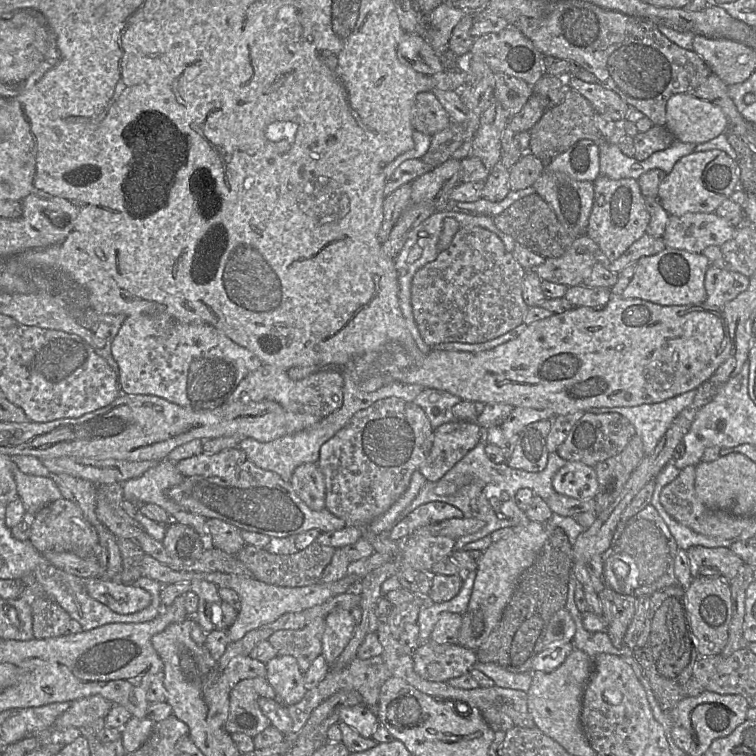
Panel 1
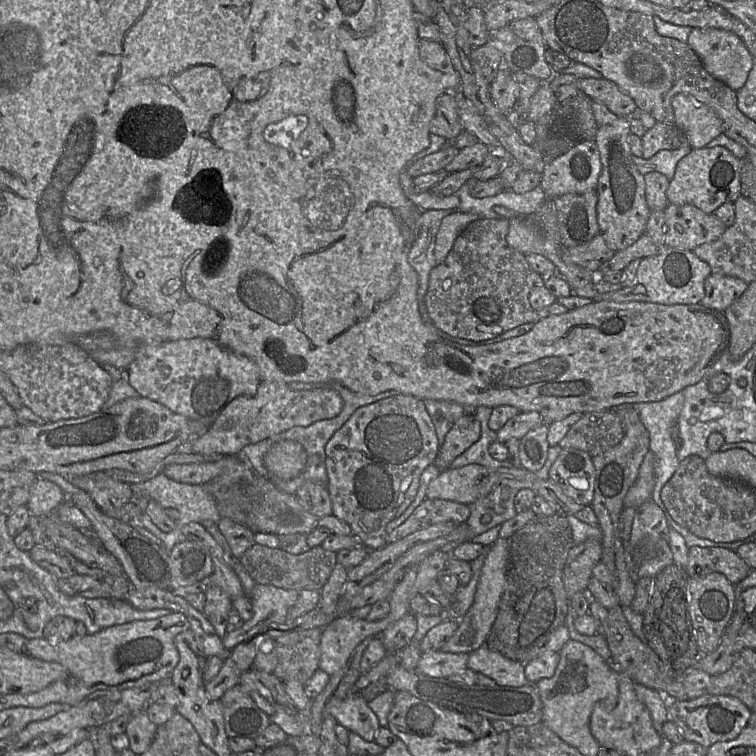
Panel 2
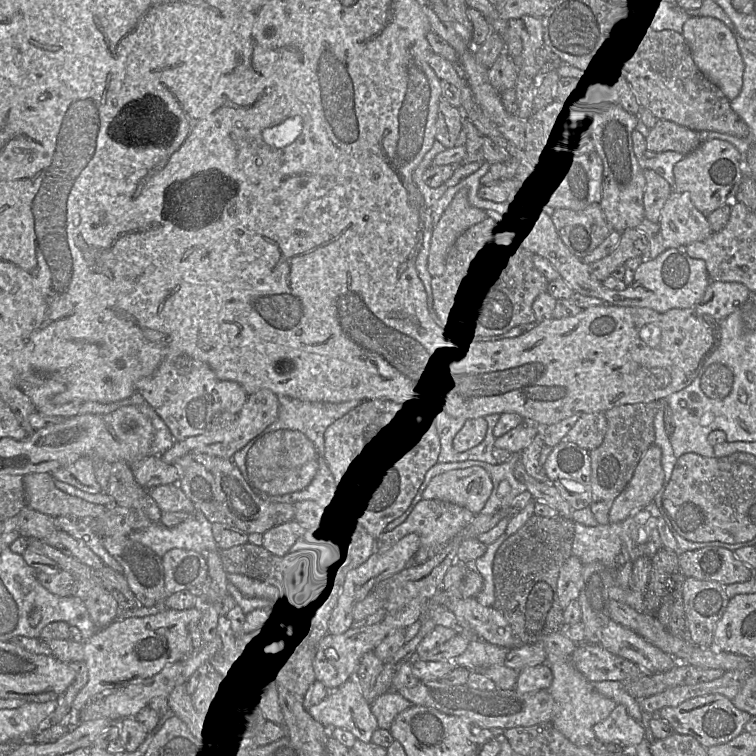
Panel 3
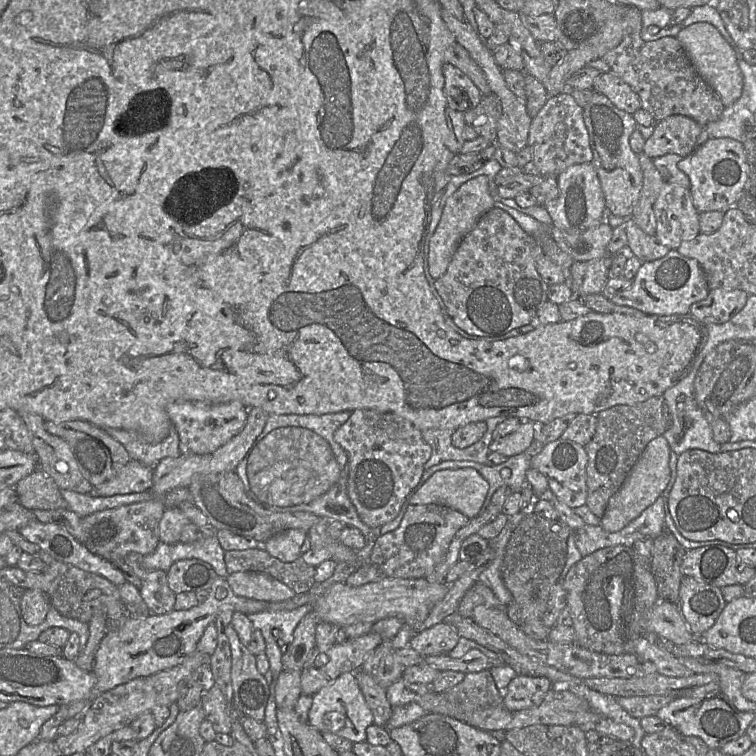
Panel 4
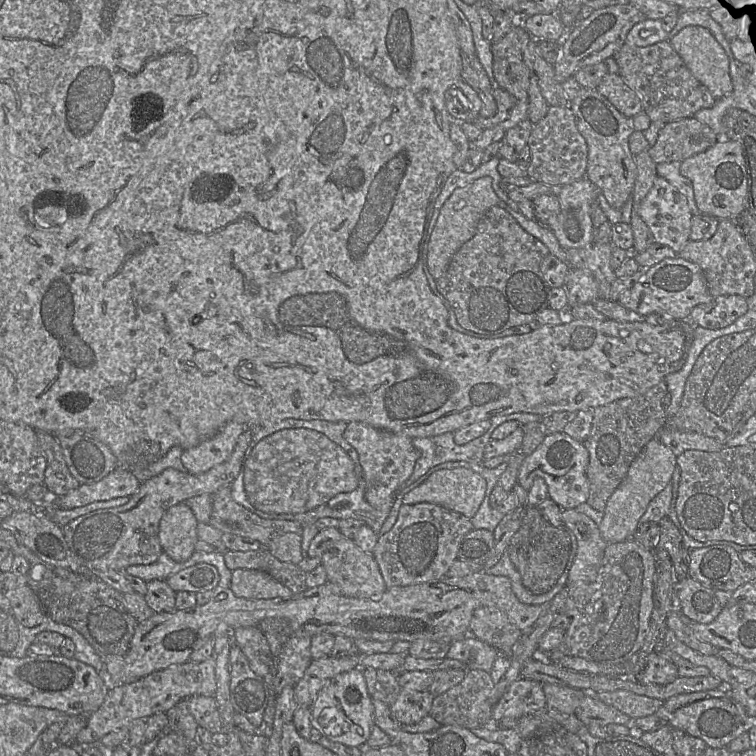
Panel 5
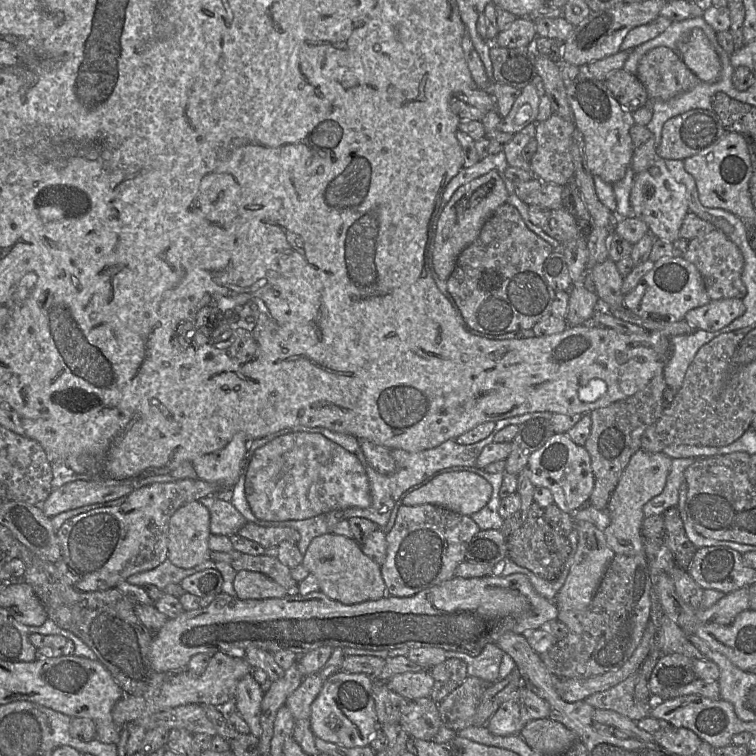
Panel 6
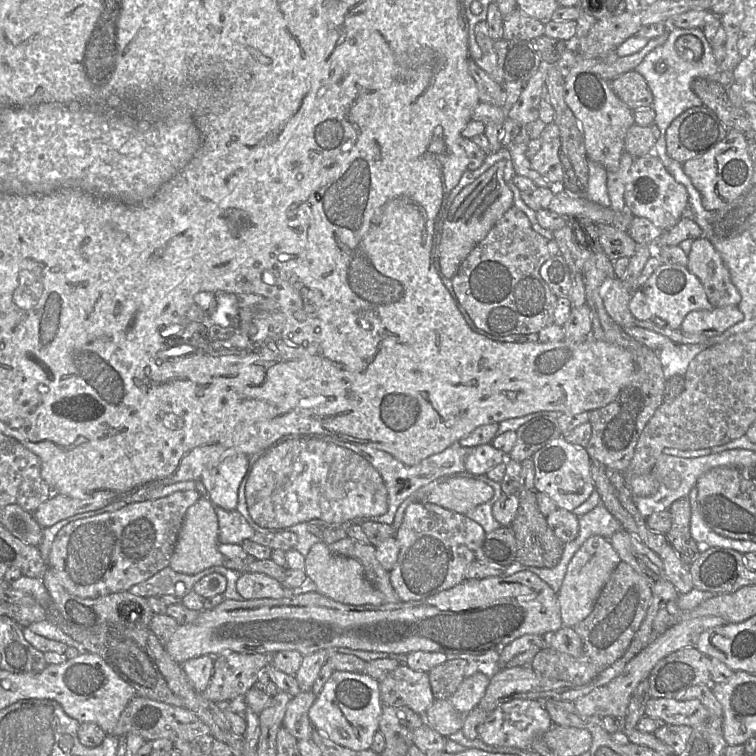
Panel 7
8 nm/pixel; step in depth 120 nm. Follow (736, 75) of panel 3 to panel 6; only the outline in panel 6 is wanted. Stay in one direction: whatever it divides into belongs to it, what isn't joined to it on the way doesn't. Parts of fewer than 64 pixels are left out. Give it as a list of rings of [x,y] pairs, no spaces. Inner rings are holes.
[[[694,28],[686,32],[678,42],[677,53],[701,81],[715,83],[720,79],[720,58],[703,30]]]

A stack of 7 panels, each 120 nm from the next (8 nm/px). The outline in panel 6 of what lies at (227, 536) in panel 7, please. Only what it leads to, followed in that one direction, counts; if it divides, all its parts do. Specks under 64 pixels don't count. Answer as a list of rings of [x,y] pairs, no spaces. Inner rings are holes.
[[[215,494],[199,501],[209,509],[212,534],[231,537],[248,522],[232,504],[229,494]]]

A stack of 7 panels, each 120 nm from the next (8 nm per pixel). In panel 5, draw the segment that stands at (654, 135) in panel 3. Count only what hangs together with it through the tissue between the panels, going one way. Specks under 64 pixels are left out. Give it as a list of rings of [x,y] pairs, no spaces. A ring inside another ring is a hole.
[[[692,116],[665,123],[656,143],[647,151],[656,164],[682,162],[713,146],[717,141],[718,135],[712,128]]]

